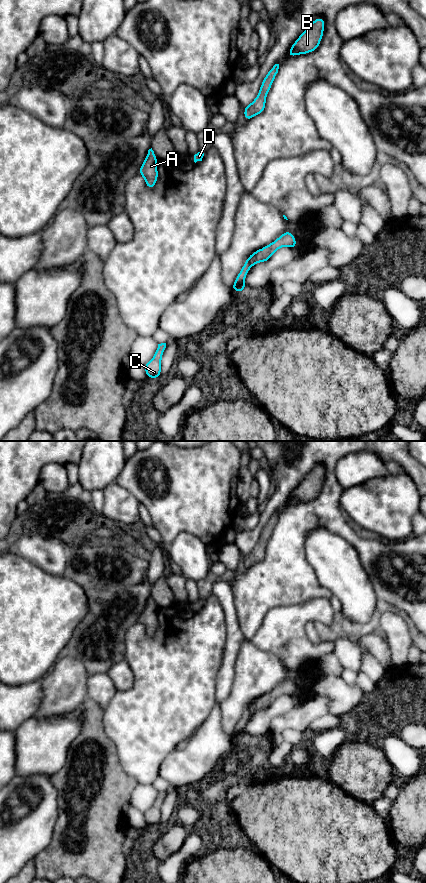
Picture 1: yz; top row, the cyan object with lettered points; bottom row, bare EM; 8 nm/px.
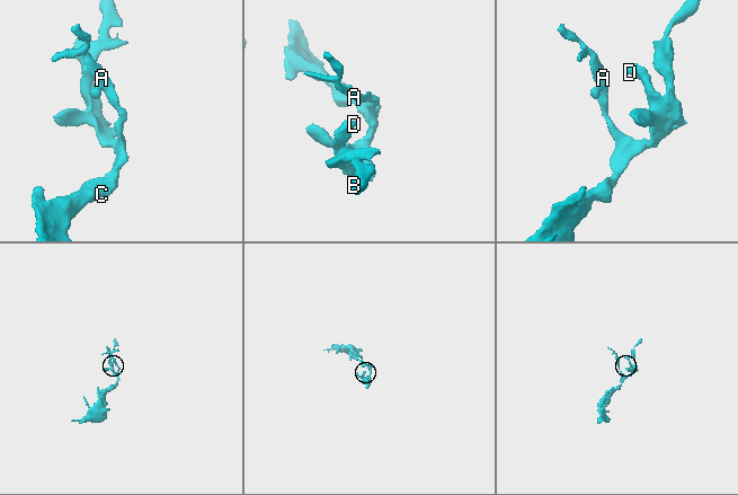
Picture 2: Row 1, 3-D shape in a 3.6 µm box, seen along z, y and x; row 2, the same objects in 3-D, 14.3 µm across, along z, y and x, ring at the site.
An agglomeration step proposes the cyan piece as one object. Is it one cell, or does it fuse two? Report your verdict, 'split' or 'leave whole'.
leave whole

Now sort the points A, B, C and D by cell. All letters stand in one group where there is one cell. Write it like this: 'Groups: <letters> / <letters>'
Groups: A B C D

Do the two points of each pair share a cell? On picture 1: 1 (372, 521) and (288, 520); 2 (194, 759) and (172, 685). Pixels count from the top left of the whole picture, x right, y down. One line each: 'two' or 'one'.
1: two
2: two

